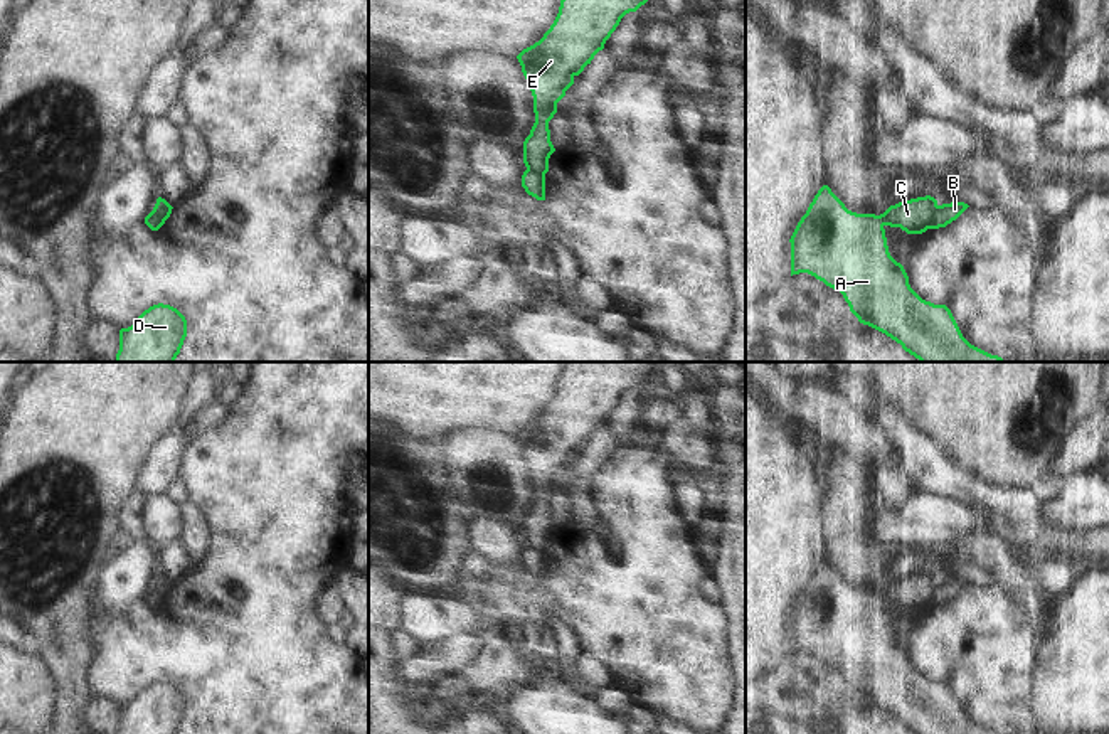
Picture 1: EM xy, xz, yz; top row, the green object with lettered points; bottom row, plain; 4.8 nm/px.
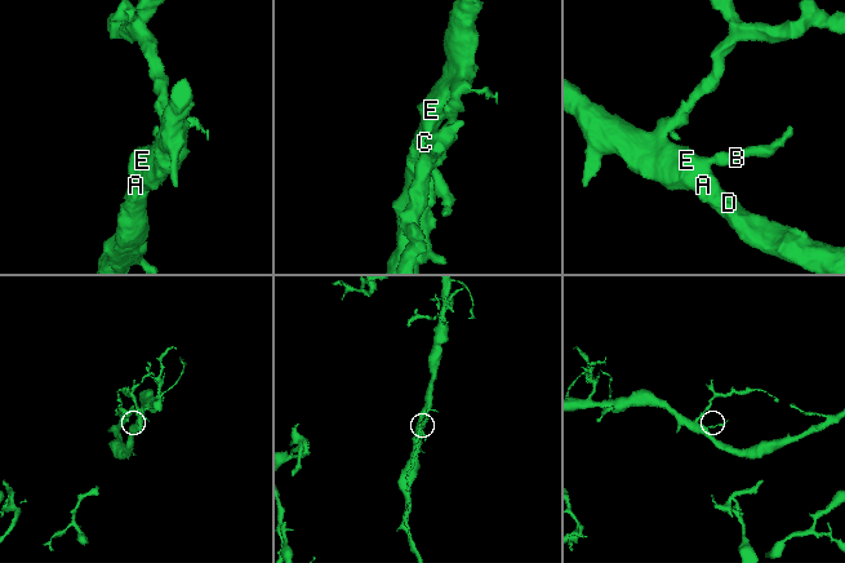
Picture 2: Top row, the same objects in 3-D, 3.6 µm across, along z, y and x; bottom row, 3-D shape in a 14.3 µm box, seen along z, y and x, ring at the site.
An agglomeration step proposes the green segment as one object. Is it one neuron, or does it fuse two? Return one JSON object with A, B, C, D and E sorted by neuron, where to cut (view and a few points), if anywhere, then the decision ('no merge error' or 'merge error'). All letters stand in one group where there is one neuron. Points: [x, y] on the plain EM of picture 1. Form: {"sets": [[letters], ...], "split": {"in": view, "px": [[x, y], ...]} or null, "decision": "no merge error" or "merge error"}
{"sets": [["A", "C", "D", "E"], ["B"]], "split": {"in": "yz", "px": [[939, 583], [928, 605]]}, "decision": "merge error"}

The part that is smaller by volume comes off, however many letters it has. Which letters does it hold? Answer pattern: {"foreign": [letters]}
{"foreign": ["B"]}

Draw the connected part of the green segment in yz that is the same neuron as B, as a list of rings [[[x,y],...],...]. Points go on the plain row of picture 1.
[[[958,577],[939,582],[929,606],[946,604],[956,598],[968,584],[968,581]]]

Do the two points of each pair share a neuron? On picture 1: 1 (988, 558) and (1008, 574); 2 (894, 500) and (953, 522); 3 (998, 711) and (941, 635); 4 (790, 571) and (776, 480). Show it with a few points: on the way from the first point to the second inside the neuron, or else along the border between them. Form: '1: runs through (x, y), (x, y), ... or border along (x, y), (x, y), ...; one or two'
1: runs through (993, 559), (1003, 569); one
2: border along (911, 494), (899, 510), (882, 512); two
3: runs through (993, 692), (958, 654); one
4: runs through (776, 549), (776, 502); one

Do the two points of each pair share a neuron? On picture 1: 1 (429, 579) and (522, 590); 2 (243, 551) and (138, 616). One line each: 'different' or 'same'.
1: different
2: same

